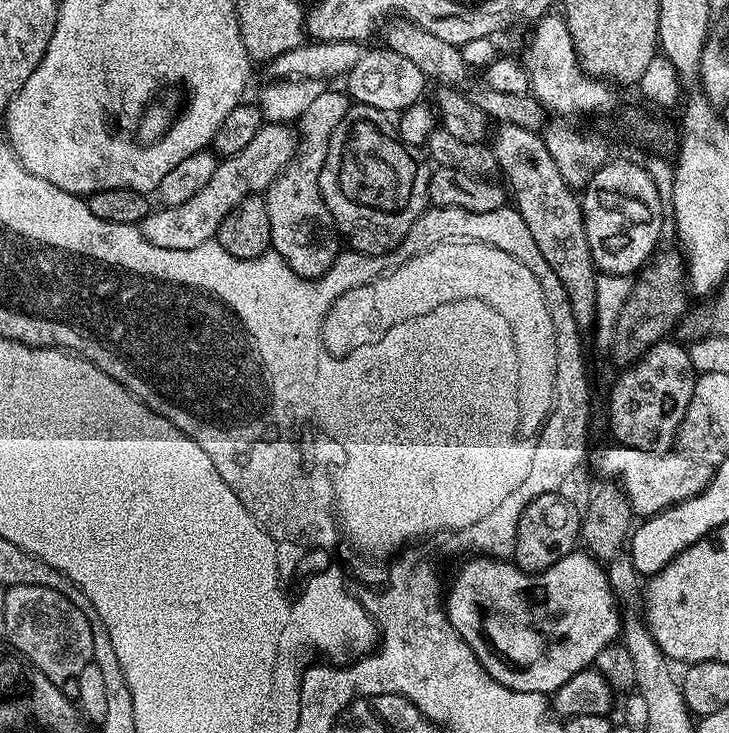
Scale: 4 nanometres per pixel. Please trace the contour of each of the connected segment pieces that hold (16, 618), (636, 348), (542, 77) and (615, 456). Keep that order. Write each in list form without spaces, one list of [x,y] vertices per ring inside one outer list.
[[[46,586],[5,587],[3,592],[2,614],[6,618],[3,635],[7,643],[22,653],[29,664],[46,674],[46,678],[64,686],[67,680],[68,683],[75,681],[87,664],[93,663],[94,638],[89,616],[74,606],[71,596]]]
[[[653,255],[652,259],[640,269],[635,277],[630,298],[622,306],[616,323],[612,325],[610,339],[612,339],[612,360],[617,369],[623,370],[629,364],[635,364],[658,341],[665,339],[668,332],[681,323],[685,315],[690,292],[686,287],[686,265],[683,255],[660,256]]]
[[[545,14],[535,21],[533,28],[536,29],[524,48],[524,56],[522,55],[522,63],[527,68],[531,84],[531,95],[535,96],[549,113],[557,112],[560,116],[592,114],[592,94],[600,94],[606,98],[605,81],[584,73],[563,15],[552,15]]]
[[[609,442],[605,448],[591,453],[590,462],[596,472],[608,482],[615,482],[622,489],[633,513],[637,517],[647,518],[666,510],[675,504],[686,502],[699,496],[712,480],[713,465],[690,458],[678,450],[671,452],[647,452],[634,450],[625,444]]]

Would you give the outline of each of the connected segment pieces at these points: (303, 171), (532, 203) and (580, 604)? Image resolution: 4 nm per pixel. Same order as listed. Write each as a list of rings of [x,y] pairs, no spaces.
[[[325,90],[298,119],[298,143],[291,162],[268,187],[264,205],[270,214],[271,251],[276,252],[299,276],[308,280],[326,274],[342,251],[342,237],[334,218],[322,198],[320,175],[326,150],[330,150],[330,134],[346,118],[350,107],[347,91]]]
[[[501,124],[491,133],[490,151],[496,159],[499,175],[508,179],[511,203],[522,222],[526,222],[526,230],[530,230],[534,237],[534,246],[542,250],[542,258],[546,258],[550,270],[558,274],[559,281],[566,288],[574,322],[582,330],[587,329],[587,324],[595,325],[598,269],[592,263],[590,242],[586,242],[581,197],[568,185],[566,178],[562,178],[562,170],[558,170],[558,162],[550,158],[550,150],[546,150],[546,142],[540,132]]]
[[[574,550],[569,556],[564,556],[558,562],[554,562],[554,566],[535,574],[523,572],[522,569],[516,567],[515,563],[509,562],[504,558],[476,554],[469,560],[472,561],[469,564],[462,565],[460,573],[453,578],[448,592],[446,588],[446,595],[442,600],[444,612],[448,615],[450,626],[454,626],[454,630],[466,642],[466,646],[470,646],[470,650],[474,650],[474,654],[481,666],[486,670],[486,674],[490,674],[490,678],[502,682],[502,686],[506,686],[515,692],[543,692],[545,694],[557,692],[563,684],[570,682],[570,678],[574,678],[574,674],[593,667],[598,654],[605,646],[617,643],[618,637],[622,632],[622,612],[621,609],[616,609],[618,597],[613,592],[612,586],[608,581],[605,565],[597,560],[595,556],[590,556],[583,550]]]

